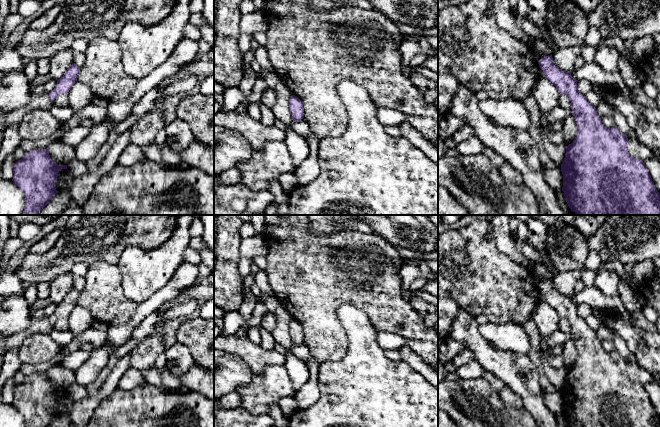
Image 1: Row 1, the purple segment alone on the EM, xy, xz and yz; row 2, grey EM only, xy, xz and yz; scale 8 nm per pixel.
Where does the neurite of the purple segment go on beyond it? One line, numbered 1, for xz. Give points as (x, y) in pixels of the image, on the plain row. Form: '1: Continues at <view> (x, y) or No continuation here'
1: No continuation here

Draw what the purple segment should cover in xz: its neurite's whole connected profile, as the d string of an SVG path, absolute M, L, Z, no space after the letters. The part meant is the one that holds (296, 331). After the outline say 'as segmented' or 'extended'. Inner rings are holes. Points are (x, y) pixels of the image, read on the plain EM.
M292 319L289 323L289 333L290 333L291 341L295 346L303 343L304 331L302 325L295 319Z; as segmented

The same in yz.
M544 280L538 285L539 291L544 295L545 301L561 318L566 318L571 325L571 333L576 344L578 355L571 368L566 370L566 378L561 388L563 399L562 415L567 427L660 427L660 417L655 411L651 399L643 385L632 381L627 374L628 362L619 352L607 352L602 348L601 341L596 332L592 330L577 313L577 304L570 296L559 293L552 280Z; as segmented

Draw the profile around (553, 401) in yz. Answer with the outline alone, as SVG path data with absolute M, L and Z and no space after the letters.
M556 391L553 393L543 393L544 403L549 411L554 415L560 415L563 411L563 399L561 393Z

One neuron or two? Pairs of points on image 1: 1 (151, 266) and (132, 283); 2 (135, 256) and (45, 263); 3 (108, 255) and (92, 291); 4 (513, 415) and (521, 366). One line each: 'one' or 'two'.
1: one
2: two
3: two
4: two

